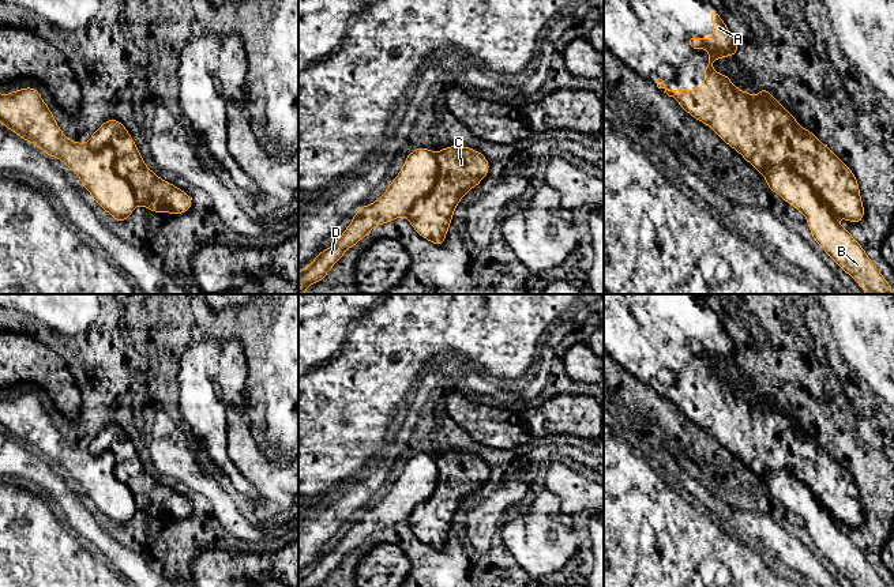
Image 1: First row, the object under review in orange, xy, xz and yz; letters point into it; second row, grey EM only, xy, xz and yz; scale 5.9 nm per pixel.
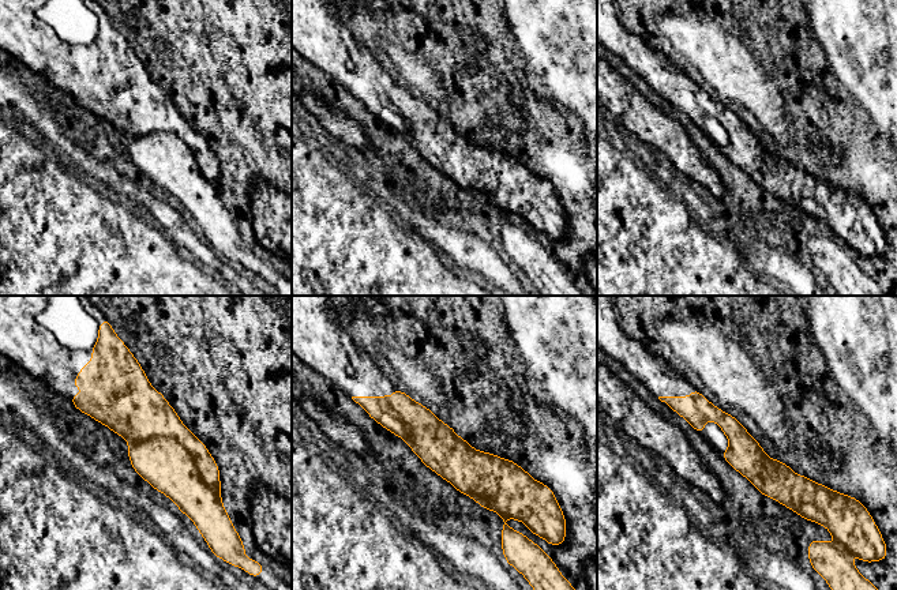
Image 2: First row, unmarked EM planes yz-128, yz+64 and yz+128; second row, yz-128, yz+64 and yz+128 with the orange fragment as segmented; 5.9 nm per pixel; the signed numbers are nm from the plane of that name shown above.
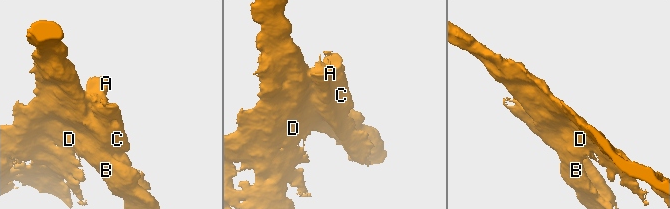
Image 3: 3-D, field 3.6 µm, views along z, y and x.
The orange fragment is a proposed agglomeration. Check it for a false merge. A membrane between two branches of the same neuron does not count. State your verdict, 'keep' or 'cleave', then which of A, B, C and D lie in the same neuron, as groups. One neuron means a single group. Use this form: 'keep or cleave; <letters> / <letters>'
cleave; A C / B D

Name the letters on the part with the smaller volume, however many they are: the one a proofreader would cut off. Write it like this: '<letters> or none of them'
A, C

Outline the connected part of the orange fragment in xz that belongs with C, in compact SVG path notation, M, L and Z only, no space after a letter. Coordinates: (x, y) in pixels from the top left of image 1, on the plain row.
M448 451L435 459L439 469L436 488L427 501L413 509L407 526L422 543L435 550L443 550L455 512L472 493L478 492L480 486L488 481L489 466L478 455L463 451Z

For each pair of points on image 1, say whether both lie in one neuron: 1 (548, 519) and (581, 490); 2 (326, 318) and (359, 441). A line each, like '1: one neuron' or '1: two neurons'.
1: two neurons
2: one neuron

